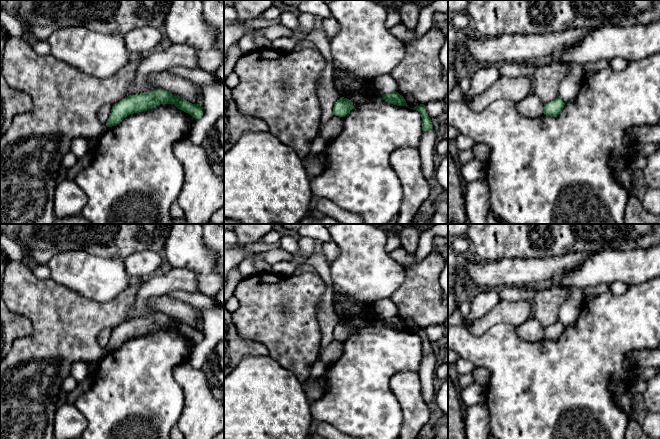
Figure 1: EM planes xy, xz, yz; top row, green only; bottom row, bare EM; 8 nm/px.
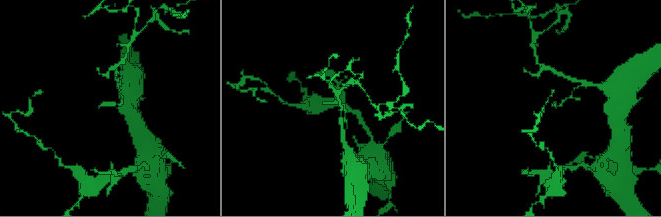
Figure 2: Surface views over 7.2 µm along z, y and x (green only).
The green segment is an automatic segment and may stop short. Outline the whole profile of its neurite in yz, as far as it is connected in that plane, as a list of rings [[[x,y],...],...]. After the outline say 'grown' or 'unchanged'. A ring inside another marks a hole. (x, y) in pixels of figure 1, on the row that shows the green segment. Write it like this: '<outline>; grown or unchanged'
[[[558,96],[555,100],[544,105],[544,115],[557,117],[563,110],[565,103]]]; unchanged

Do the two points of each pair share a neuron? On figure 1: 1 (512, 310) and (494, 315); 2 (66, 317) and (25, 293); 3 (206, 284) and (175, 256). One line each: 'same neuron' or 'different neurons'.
1: same neuron
2: same neuron
3: same neuron

